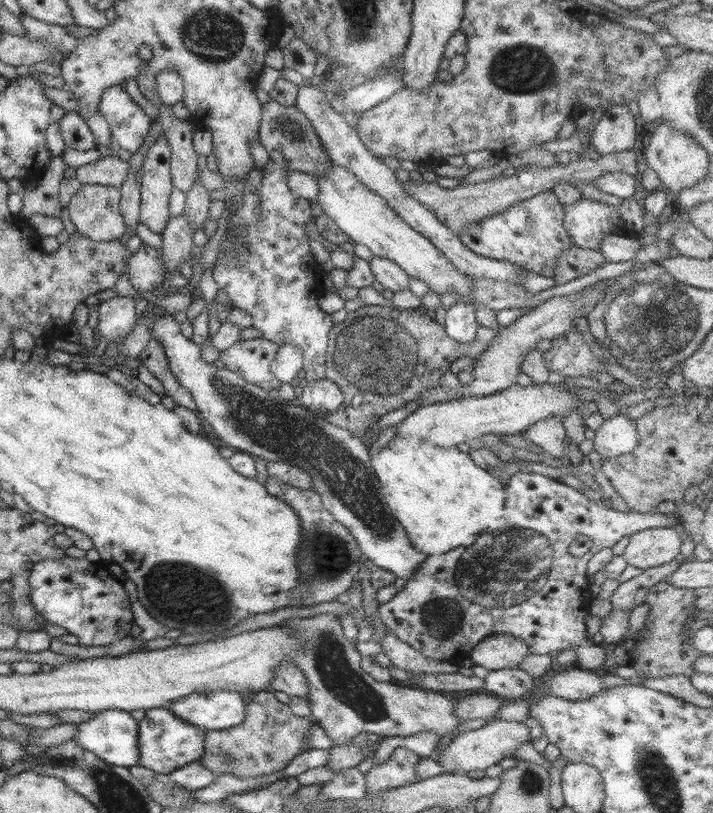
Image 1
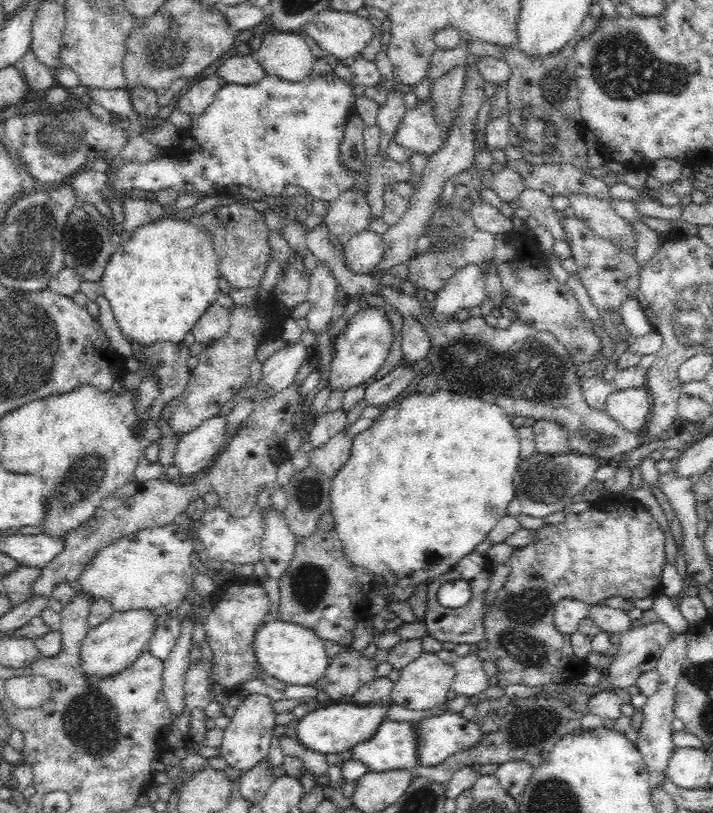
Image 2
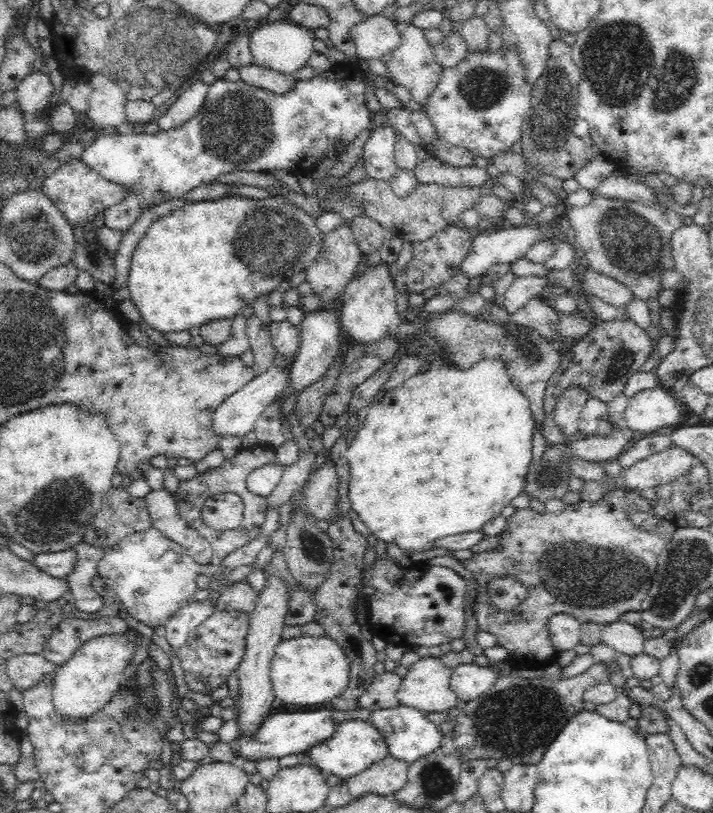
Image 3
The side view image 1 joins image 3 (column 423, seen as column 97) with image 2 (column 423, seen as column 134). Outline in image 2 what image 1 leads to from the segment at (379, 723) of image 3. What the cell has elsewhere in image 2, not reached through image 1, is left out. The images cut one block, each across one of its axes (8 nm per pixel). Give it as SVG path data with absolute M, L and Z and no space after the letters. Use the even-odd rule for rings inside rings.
M450 711L414 722L414 731L418 735L418 764L424 766L436 766L456 752L476 746L482 736L478 723Z

